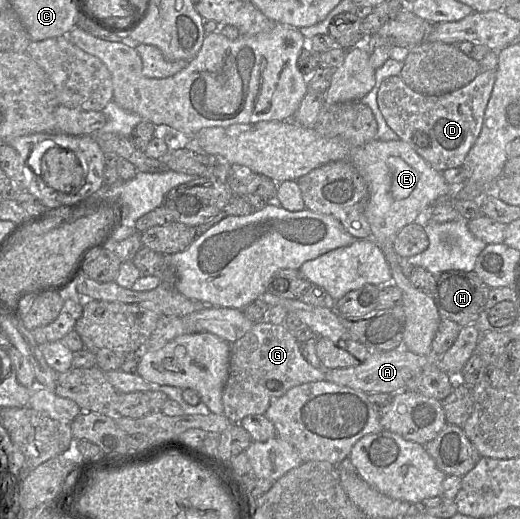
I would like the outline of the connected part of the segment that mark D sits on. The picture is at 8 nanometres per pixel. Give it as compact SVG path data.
M496 69L480 72L470 83L445 96L423 97L411 91L399 76L386 78L377 93L387 125L432 168L439 172L460 167L477 140L496 80Z

